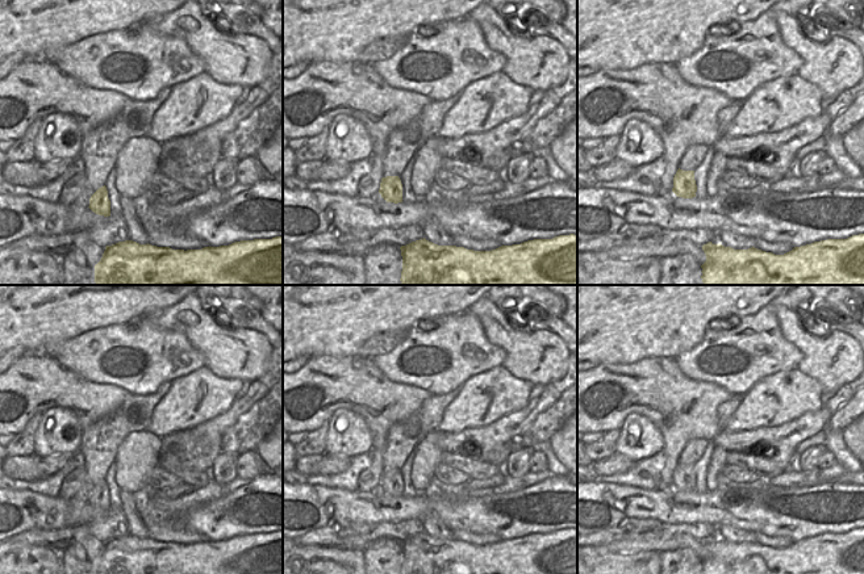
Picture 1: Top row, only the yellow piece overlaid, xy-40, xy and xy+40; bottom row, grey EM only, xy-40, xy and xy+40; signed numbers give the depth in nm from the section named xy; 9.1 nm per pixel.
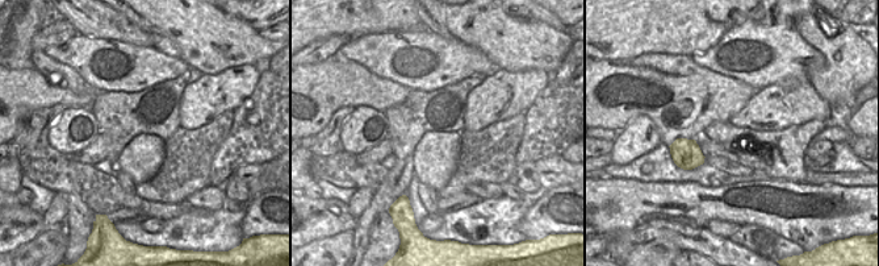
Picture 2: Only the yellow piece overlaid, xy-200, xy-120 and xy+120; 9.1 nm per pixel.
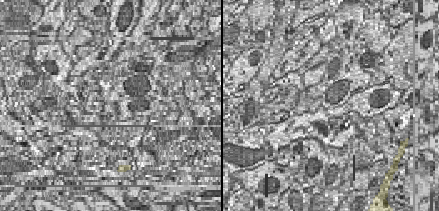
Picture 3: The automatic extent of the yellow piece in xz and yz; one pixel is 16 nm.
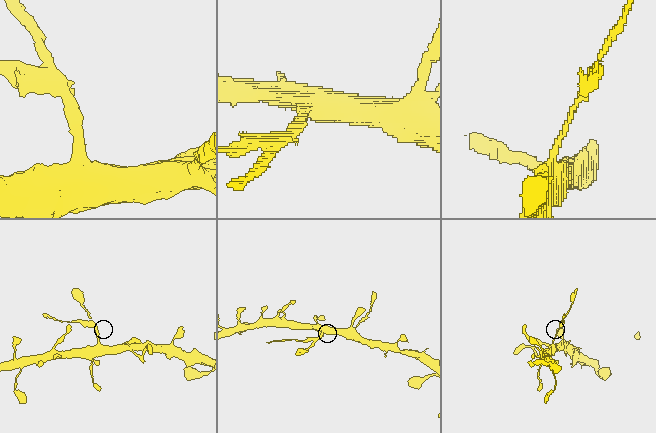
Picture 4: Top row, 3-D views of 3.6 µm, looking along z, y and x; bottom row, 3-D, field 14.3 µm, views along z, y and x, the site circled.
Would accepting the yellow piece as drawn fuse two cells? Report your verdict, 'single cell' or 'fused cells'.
fused cells

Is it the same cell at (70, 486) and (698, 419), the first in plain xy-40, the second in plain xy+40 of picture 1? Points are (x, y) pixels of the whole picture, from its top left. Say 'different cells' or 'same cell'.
same cell

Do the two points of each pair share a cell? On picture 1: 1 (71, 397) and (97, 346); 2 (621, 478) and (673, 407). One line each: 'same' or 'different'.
1: different
2: different

